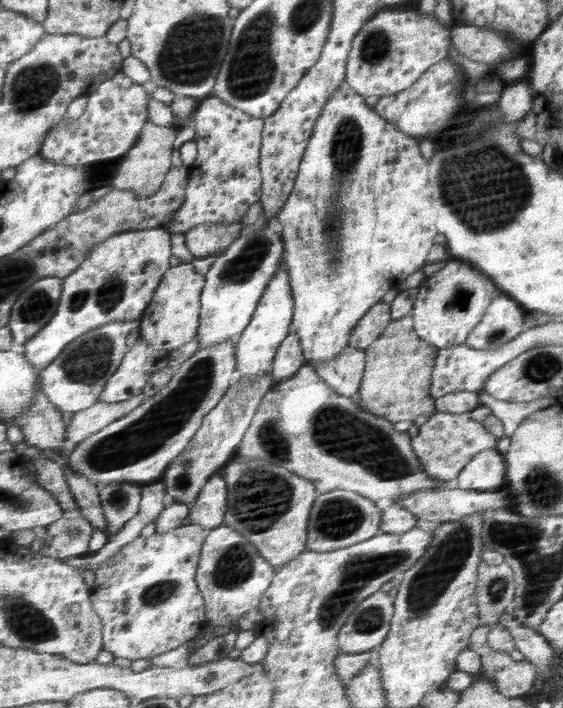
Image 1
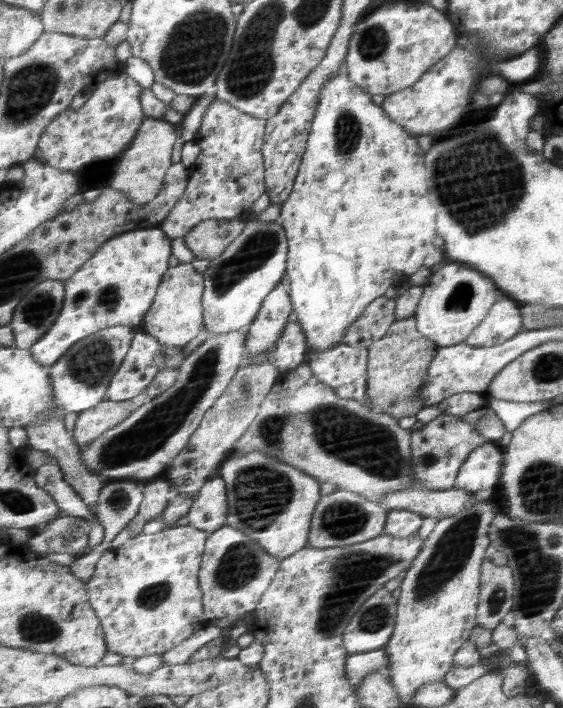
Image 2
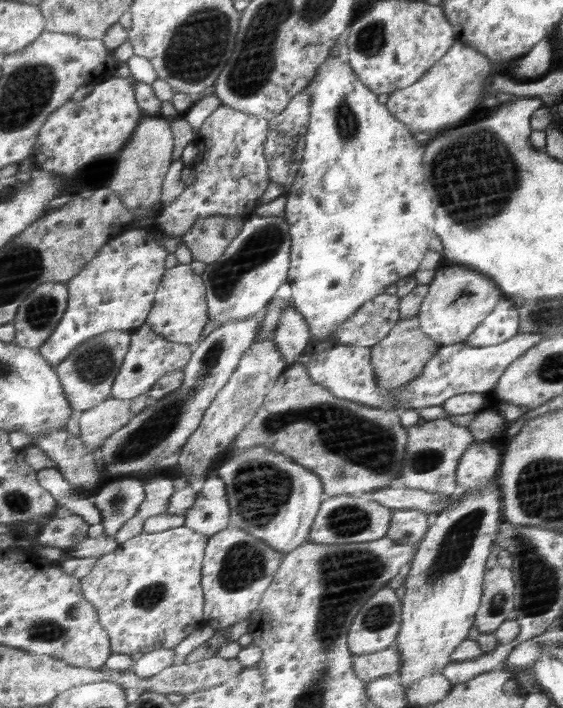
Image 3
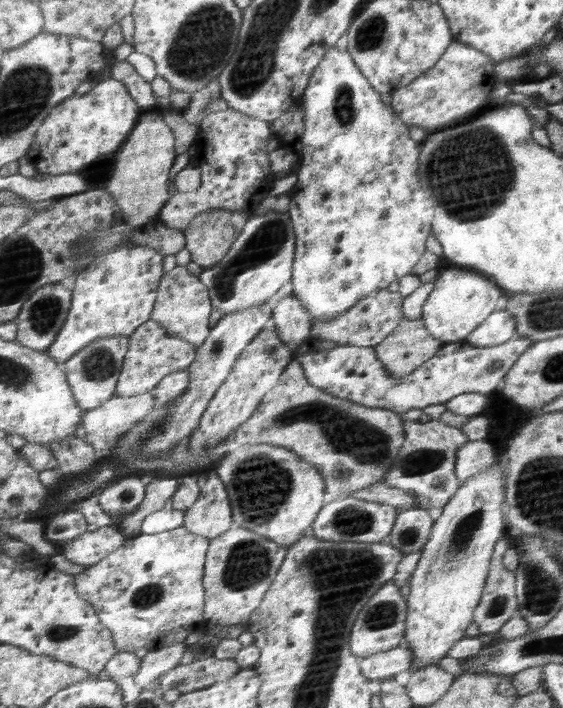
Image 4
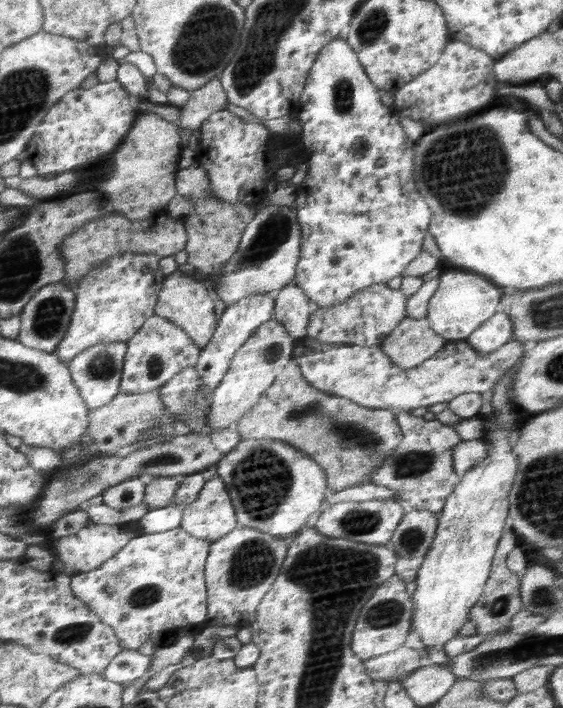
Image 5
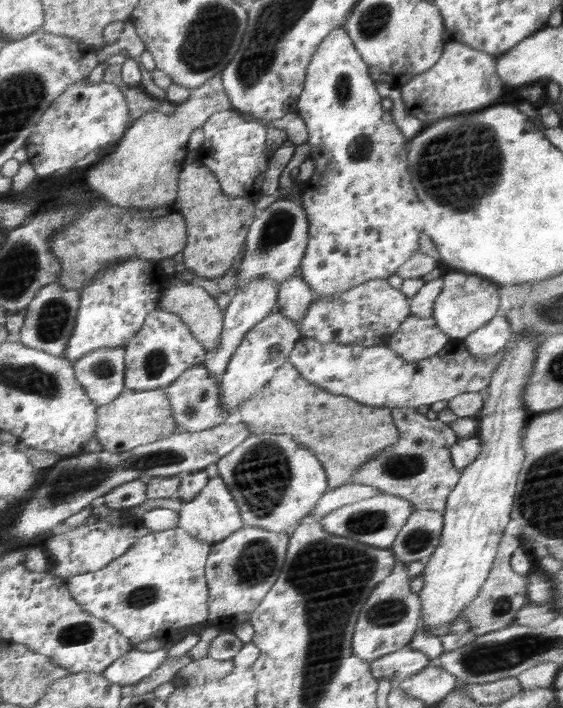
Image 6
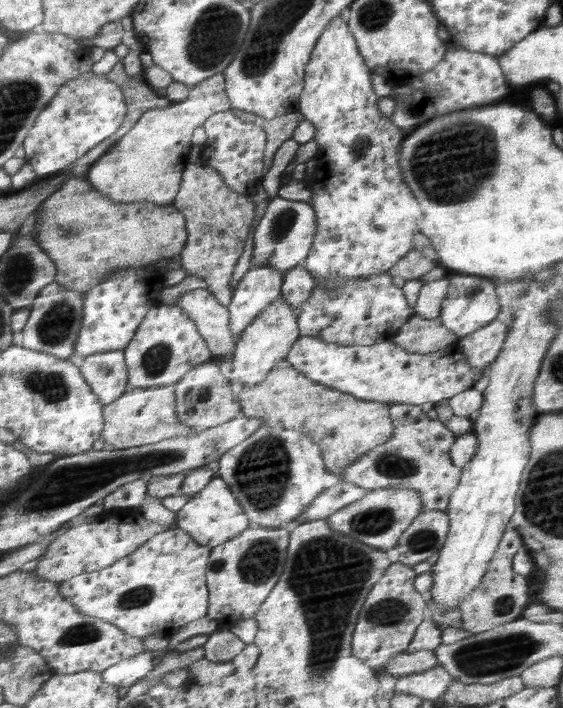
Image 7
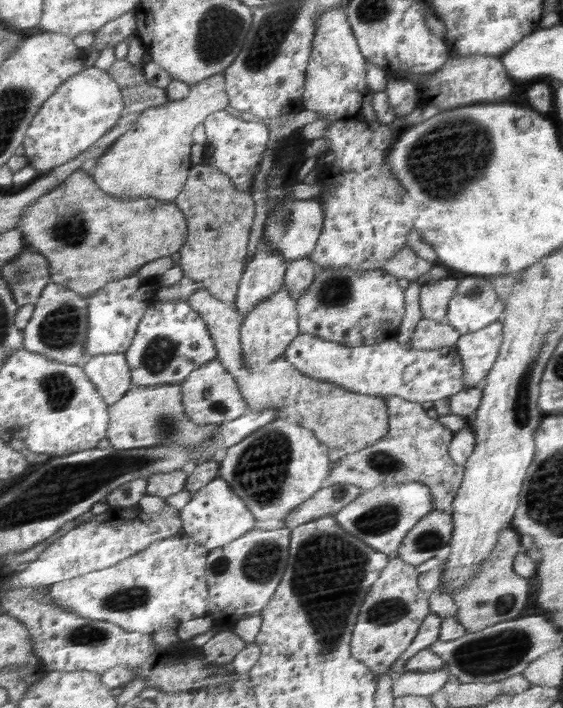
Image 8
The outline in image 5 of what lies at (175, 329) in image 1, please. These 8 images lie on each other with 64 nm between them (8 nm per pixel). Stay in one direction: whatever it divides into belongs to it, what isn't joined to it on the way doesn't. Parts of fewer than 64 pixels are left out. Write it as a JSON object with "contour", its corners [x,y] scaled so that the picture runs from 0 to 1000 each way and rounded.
{"contour":[[[314,380],[291,395],[290,410],[282,412],[282,429],[277,429],[275,445],[302,451],[306,456],[320,459],[327,470],[355,492],[369,487],[387,463],[384,449],[384,424],[373,421],[368,410],[355,395],[330,388]]]}

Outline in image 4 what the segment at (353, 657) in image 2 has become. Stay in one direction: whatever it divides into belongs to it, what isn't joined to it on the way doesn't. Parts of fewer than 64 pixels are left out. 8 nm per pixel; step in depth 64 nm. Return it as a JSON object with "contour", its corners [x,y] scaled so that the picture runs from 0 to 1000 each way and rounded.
{"contour":[[[707,912],[694,919],[675,921],[671,925],[657,925],[643,929],[641,939],[645,953],[657,960],[682,960],[698,958],[714,946],[725,946],[735,935],[732,917],[725,912]]]}

